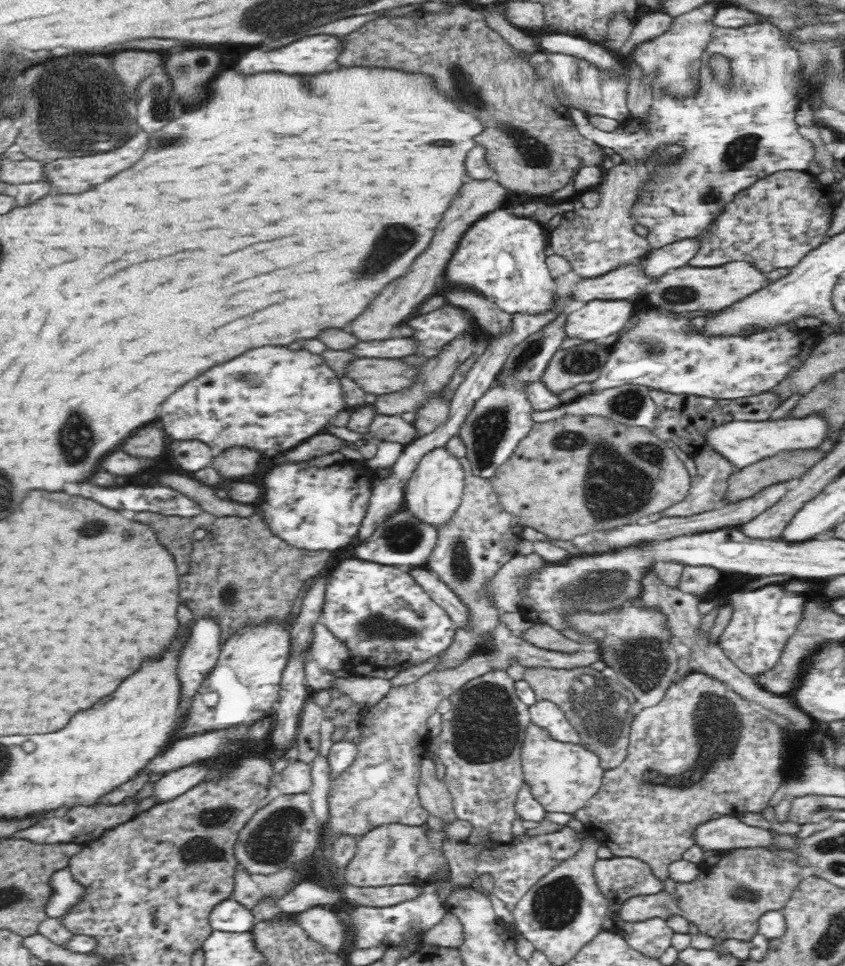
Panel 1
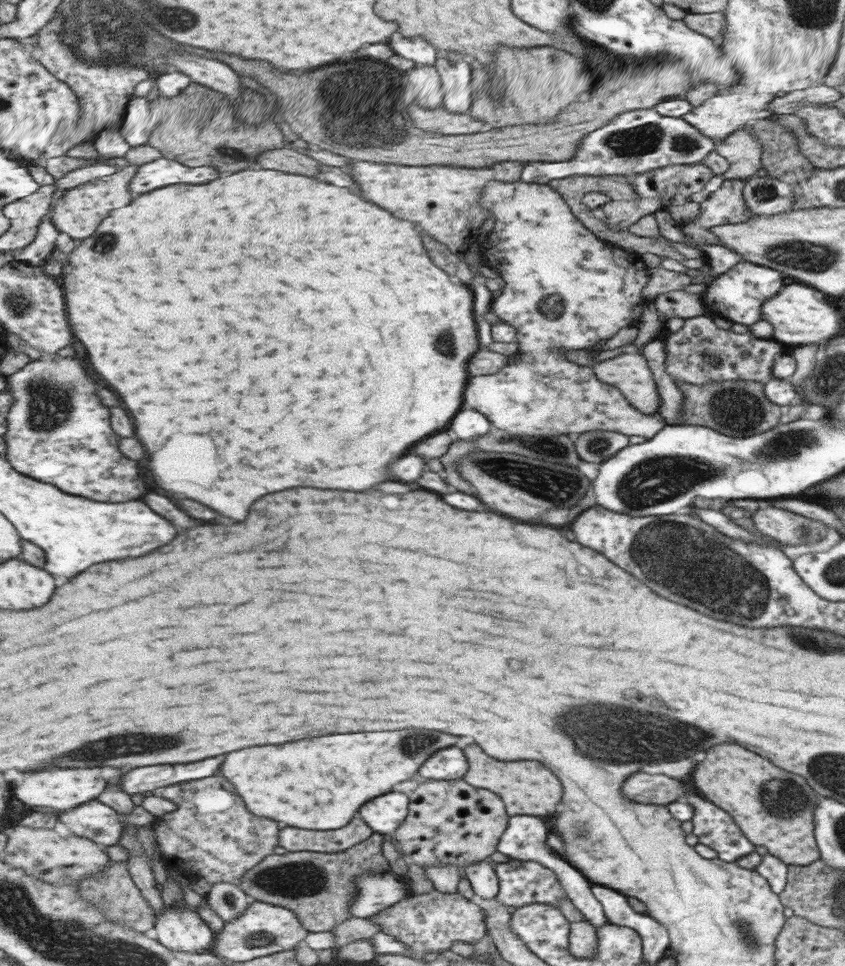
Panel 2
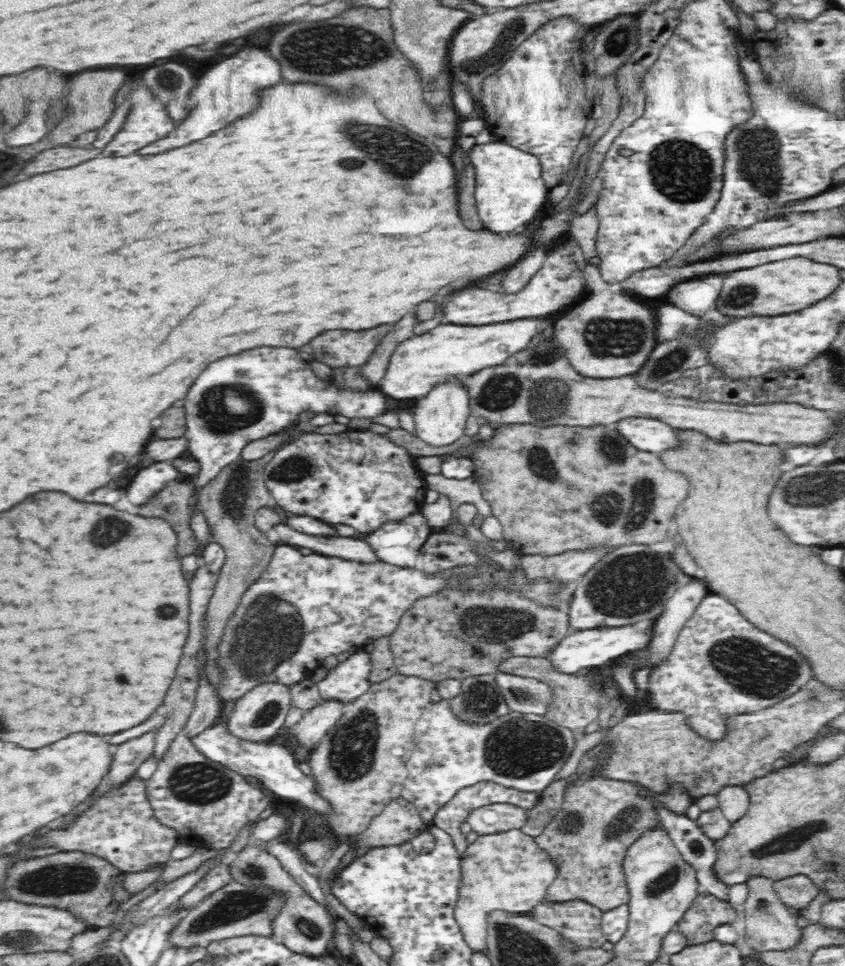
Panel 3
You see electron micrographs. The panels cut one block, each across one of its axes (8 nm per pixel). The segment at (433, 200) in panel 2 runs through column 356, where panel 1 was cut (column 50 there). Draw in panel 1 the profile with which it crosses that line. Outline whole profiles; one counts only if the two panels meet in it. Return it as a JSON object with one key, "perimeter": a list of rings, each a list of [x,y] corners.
{"perimeter":[[[142,132],[142,134],[134,136],[132,140],[128,140],[118,150],[87,155],[82,158],[73,156],[72,158],[48,160],[44,164],[44,179],[52,182],[56,186],[56,190],[74,190],[74,194],[78,194],[78,190],[90,190],[90,186],[96,186],[98,182],[106,182],[106,178],[112,178],[114,174],[130,168],[134,162],[138,162],[142,158],[146,148],[148,148],[148,134]]]}

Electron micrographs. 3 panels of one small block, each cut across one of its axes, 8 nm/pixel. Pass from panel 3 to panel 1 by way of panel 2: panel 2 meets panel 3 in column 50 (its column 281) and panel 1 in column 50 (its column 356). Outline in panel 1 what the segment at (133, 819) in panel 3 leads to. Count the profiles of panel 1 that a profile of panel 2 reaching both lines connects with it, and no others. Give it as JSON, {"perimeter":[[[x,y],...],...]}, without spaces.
{"perimeter":[[[126,800],[126,802],[116,804],[116,806],[104,806],[104,804],[94,804],[92,806],[78,805],[74,810],[70,810],[66,816],[62,816],[62,818],[46,818],[42,822],[38,822],[36,826],[18,831],[15,834],[15,838],[25,838],[25,840],[30,840],[31,842],[46,845],[70,842],[70,836],[72,836],[72,840],[92,842],[92,840],[100,838],[110,828],[114,829],[116,824],[122,825],[124,822],[131,820],[132,816],[134,816],[134,810],[136,810],[136,802],[134,800]]]}

